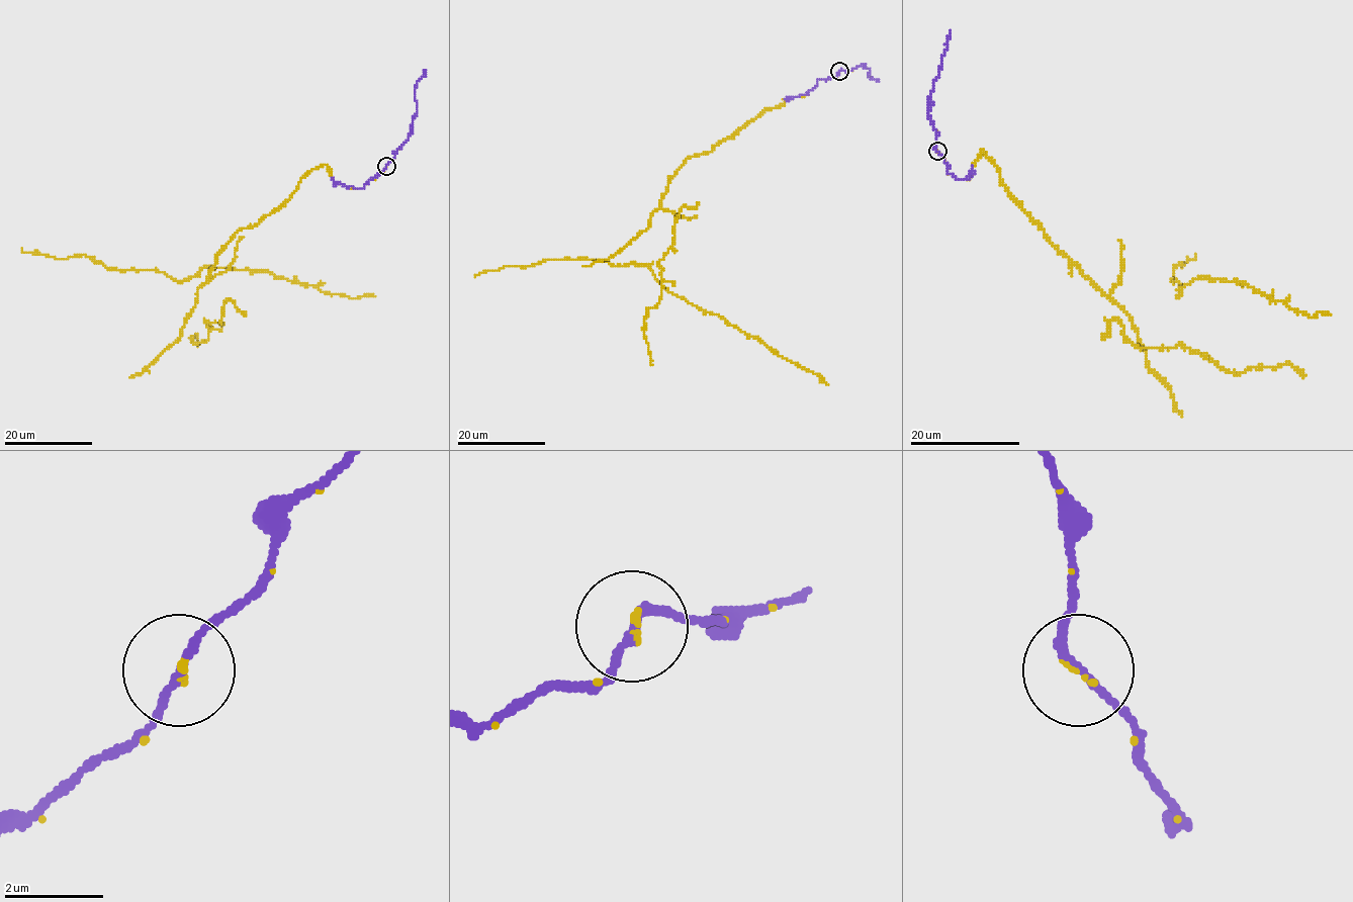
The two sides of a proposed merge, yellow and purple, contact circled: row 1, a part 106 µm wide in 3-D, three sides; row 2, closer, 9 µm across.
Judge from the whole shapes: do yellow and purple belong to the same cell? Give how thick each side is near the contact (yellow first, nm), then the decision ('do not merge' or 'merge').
80 nm thick on the yellow side, 150 nm on the other; merge

